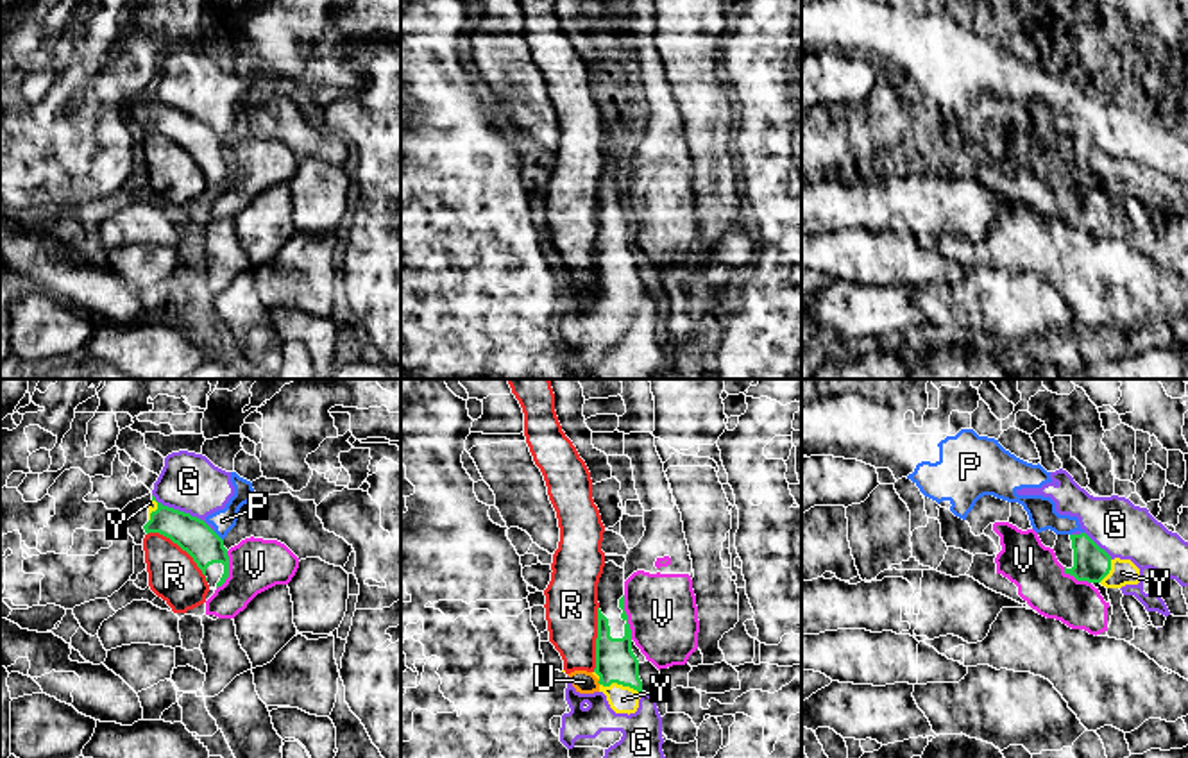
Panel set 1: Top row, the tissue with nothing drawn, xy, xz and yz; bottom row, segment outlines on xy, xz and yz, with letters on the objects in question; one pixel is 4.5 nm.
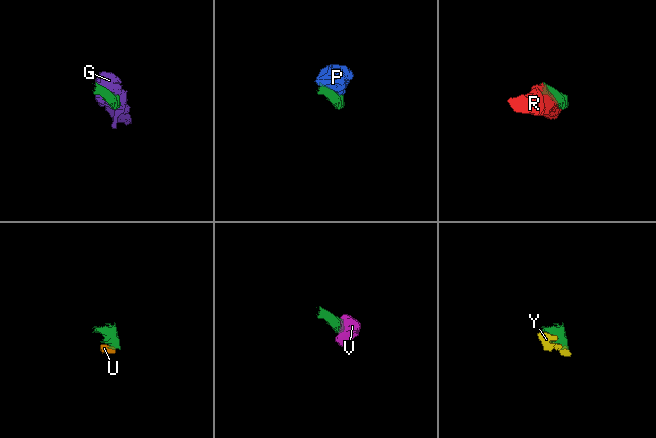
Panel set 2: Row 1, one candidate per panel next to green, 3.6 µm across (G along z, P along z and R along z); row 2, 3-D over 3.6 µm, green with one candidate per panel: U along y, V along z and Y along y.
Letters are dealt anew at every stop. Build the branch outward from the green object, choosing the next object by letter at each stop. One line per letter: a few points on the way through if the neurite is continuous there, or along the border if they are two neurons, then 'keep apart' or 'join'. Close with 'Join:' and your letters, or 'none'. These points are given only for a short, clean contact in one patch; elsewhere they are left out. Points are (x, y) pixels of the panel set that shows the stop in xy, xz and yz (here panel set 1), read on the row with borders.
G: keep apart
P: along xy (213, 531), (222, 540) | keep apart
R: along xy (147, 533), (161, 533), (176, 542), (192, 558), (206, 581) | keep apart
U: along xz (600, 680), (596, 682) | keep apart
V: along xz (623, 596), (623, 610), (632, 639) | keep apart
Y: join
Join: Y

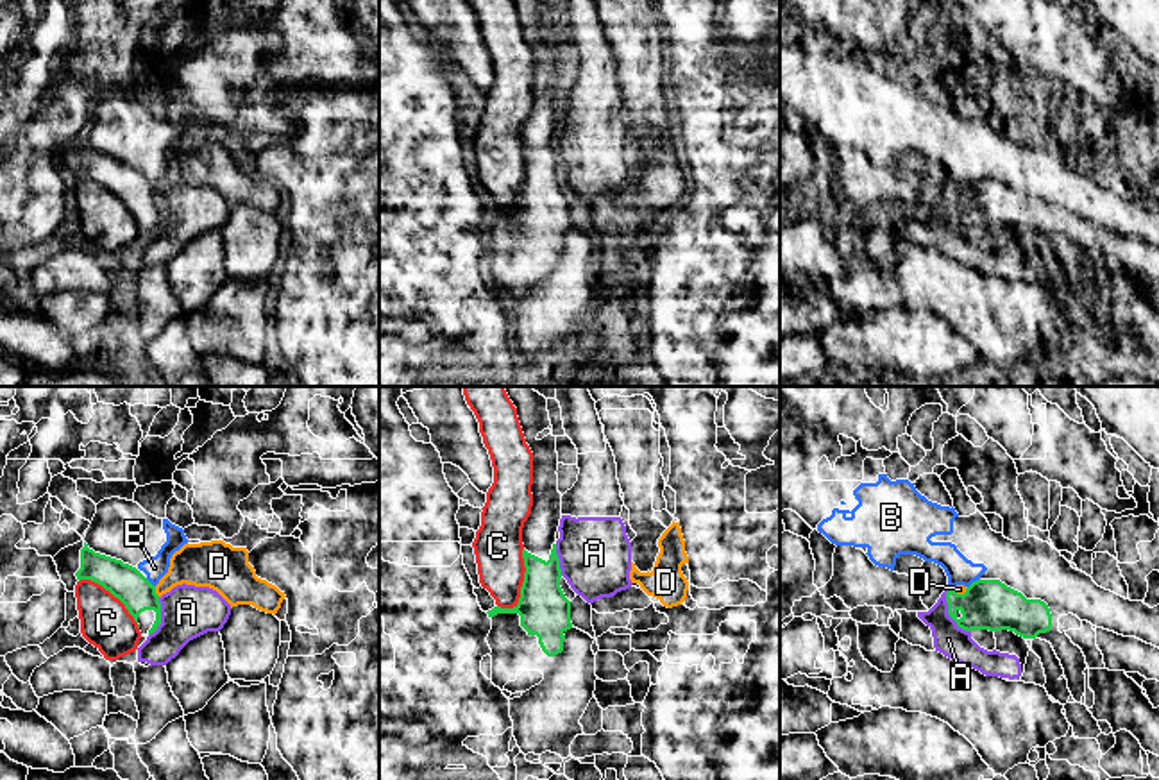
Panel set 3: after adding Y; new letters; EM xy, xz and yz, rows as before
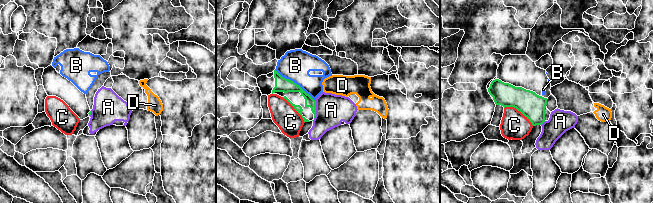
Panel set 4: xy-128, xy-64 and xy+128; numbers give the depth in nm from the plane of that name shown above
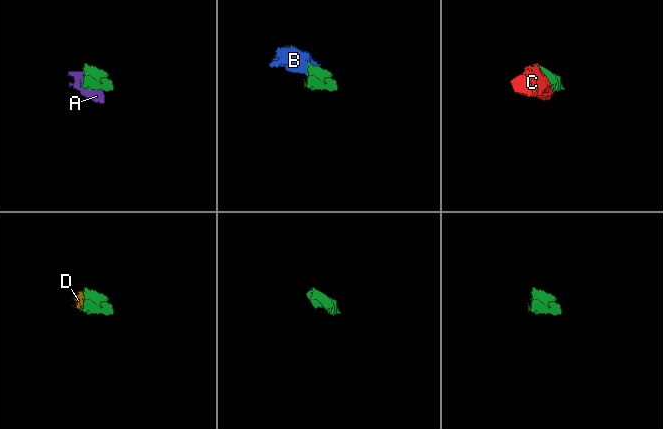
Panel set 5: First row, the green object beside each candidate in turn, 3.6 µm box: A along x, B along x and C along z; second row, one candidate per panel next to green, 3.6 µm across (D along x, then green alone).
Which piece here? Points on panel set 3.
A: along yz (948, 587), (947, 614), (970, 632) | keep apart
B: along yz (979, 578), (968, 587) | keep apart
C: along xz (523, 548), (524, 580), (521, 596), (512, 607), (501, 609) | keep apart
D: along xy (154, 587), (160, 596) | keep apart
Join: none

